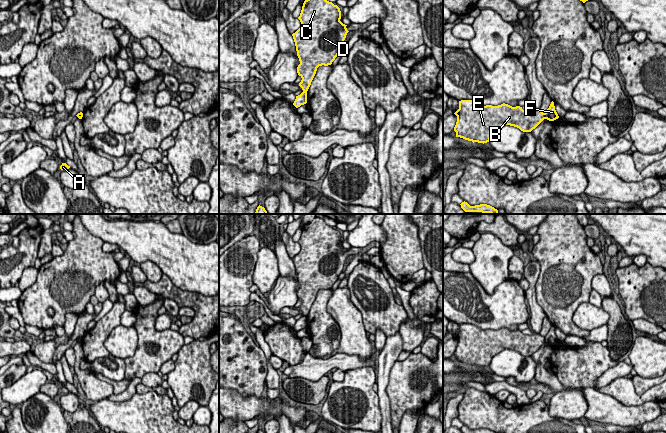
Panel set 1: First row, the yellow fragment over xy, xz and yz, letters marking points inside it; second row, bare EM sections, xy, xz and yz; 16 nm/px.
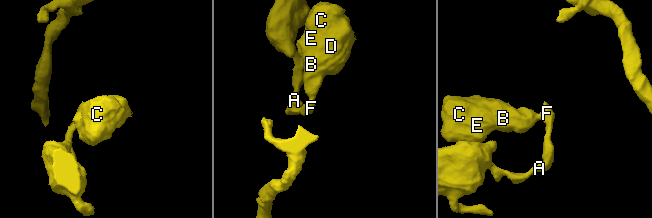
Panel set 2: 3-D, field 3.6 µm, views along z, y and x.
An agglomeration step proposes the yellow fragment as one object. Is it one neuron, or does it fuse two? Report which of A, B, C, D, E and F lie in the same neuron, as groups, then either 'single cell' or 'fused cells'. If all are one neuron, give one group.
A F / B C D E; fused cells

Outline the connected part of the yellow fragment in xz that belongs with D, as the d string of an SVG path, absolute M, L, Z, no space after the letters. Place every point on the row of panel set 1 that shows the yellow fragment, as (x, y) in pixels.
M305 0L298 19L301 22L300 28L292 34L297 56L300 64L297 73L302 78L299 86L303 92L307 92L319 66L331 65L343 48L343 43L349 32L347 25L343 24L341 11L337 5L327 0Z

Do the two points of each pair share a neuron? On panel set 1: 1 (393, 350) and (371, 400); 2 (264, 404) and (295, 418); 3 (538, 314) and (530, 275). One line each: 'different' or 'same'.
1: different
2: same
3: same

